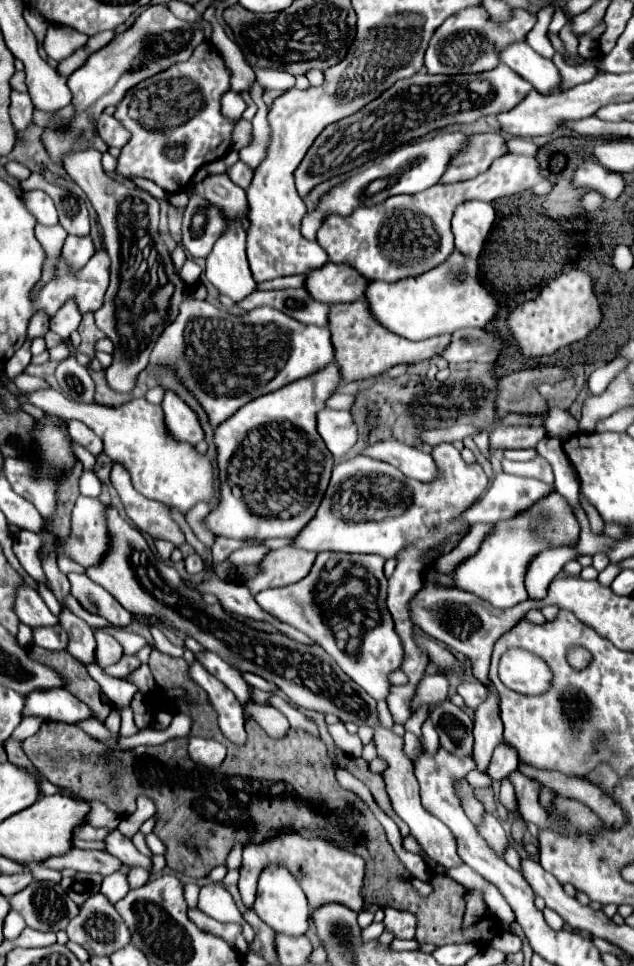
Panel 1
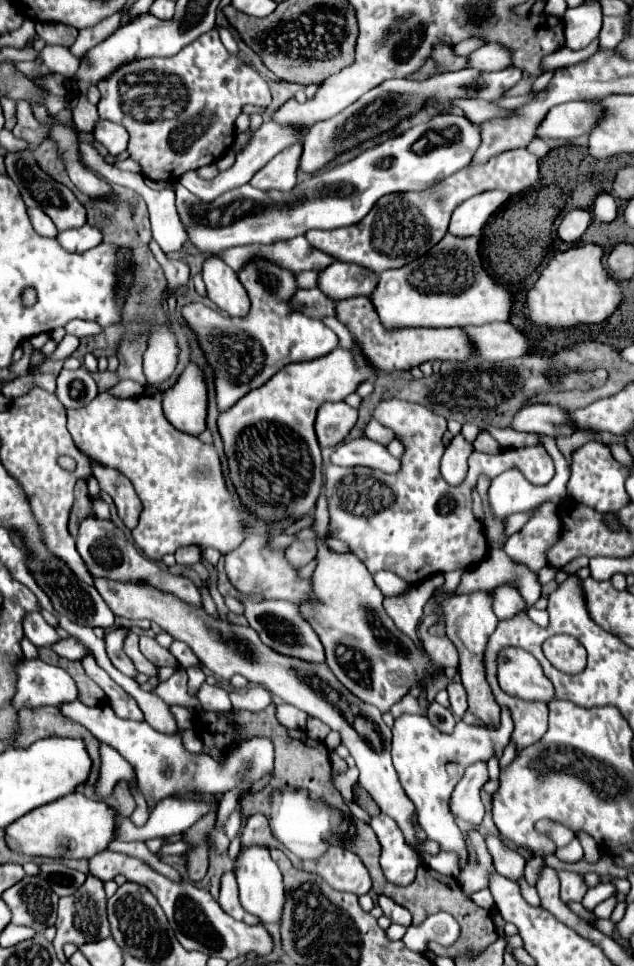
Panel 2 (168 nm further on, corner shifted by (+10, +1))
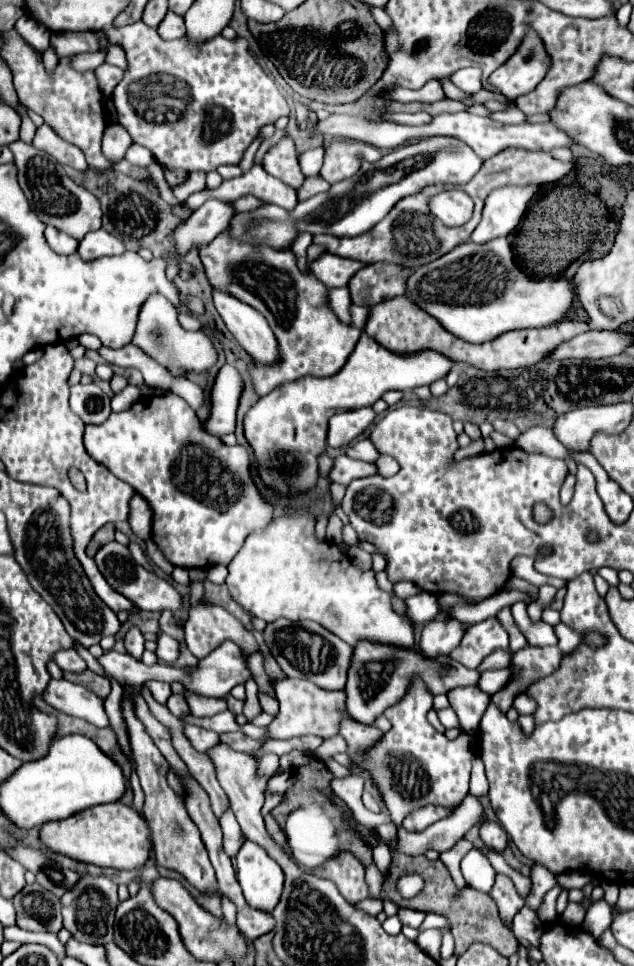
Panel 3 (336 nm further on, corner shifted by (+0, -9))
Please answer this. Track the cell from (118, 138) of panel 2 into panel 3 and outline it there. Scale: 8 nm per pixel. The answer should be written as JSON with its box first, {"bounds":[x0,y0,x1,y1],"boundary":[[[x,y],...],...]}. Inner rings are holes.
{"bounds":[124,144,152,166],"boundary":[[[132,144],[132,146],[126,150],[124,160],[132,162],[132,164],[136,164],[136,166],[148,166],[148,164],[152,164],[152,154],[150,154],[144,146]]]}

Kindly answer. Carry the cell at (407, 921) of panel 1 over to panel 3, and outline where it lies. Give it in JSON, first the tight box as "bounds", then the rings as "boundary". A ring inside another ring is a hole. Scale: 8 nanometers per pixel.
{"bounds":[398,908,426,928],"boundary":[[[401,908],[398,911],[398,916],[400,916],[403,925],[419,928],[426,917],[426,913],[408,908]]]}

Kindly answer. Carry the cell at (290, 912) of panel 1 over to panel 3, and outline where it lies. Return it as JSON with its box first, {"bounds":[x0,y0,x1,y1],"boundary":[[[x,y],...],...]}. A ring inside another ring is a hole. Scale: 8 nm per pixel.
{"bounds":[236,840,284,912],"boundary":[[[246,840],[236,854],[236,872],[246,902],[262,912],[272,912],[284,888],[282,868],[260,848]]]}

